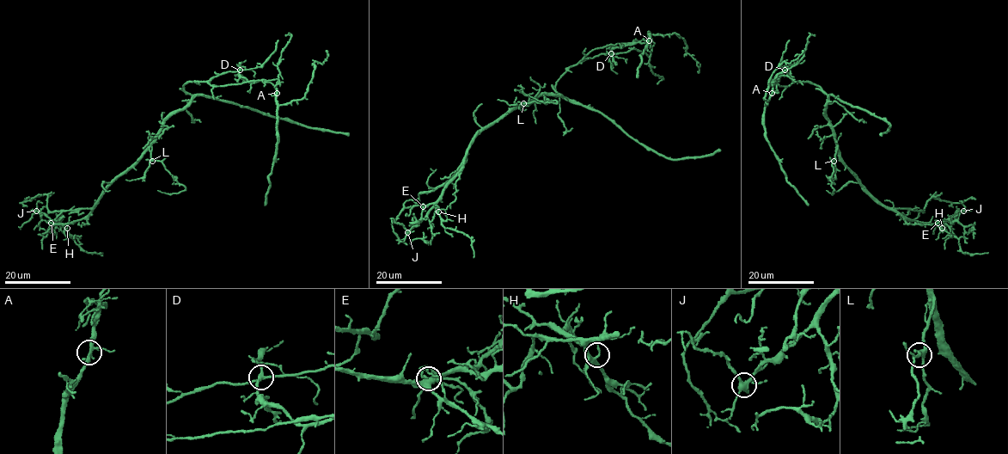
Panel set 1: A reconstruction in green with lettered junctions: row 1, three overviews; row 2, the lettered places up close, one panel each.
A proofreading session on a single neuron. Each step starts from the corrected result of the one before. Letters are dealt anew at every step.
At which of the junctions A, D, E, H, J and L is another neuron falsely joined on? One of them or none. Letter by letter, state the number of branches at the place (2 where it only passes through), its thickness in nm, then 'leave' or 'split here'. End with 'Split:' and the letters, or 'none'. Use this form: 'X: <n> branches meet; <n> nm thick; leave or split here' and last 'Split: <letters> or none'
A: 4 branches meet; 240 nm thick; leave
D: 5 branches meet; 240 nm thick; split here
E: 4 branches meet; 280 nm thick; leave
H: 4 branches meet; 260 nm thick; leave
J: 4 branches meet; 320 nm thick; leave
L: 4 branches meet; 300 nm thick; leave
Split: D

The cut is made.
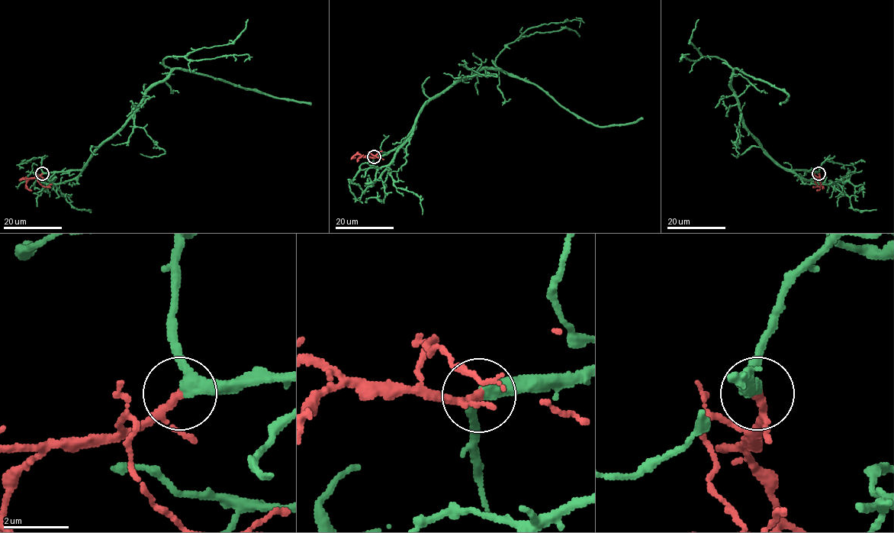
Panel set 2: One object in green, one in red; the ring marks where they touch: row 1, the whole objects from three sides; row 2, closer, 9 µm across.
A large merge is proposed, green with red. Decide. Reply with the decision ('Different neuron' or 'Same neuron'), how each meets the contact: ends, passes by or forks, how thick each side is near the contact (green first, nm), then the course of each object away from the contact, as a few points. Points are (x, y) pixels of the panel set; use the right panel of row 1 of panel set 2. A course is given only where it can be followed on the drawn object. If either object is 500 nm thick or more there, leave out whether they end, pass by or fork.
Same neuron. At the ring green passes by. At the ring red passes by. Thickness 360 nm (green) against 200 nm. Course of green: (819, 173), (782, 167), (744, 127), (731, 85), (733, 70), (738, 69), (783, 90), (788, 97), (779, 104). Course of red: (819, 173), (818, 176), (815, 176), (815, 182), (818, 186), (821, 184)

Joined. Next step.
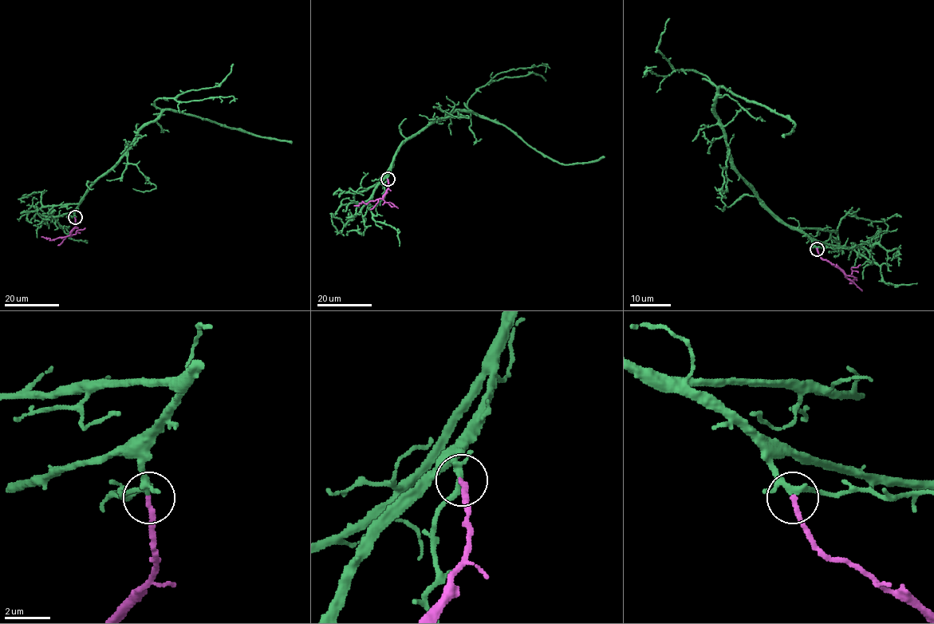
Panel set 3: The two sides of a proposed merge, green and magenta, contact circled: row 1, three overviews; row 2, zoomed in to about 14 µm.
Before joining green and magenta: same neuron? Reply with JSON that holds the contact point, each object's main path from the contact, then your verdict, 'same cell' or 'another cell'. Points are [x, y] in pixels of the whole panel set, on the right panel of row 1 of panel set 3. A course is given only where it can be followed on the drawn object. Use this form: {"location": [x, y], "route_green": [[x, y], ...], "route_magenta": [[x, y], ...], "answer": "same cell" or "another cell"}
{"location": [817, 249], "route_green": [[816, 248], [734, 168], [715, 109], [718, 89], [787, 117], [794, 127], [782, 136]], "route_magenta": [[817, 248], [817, 254], [853, 282], [852, 283], [857, 277]], "answer": "same cell"}

